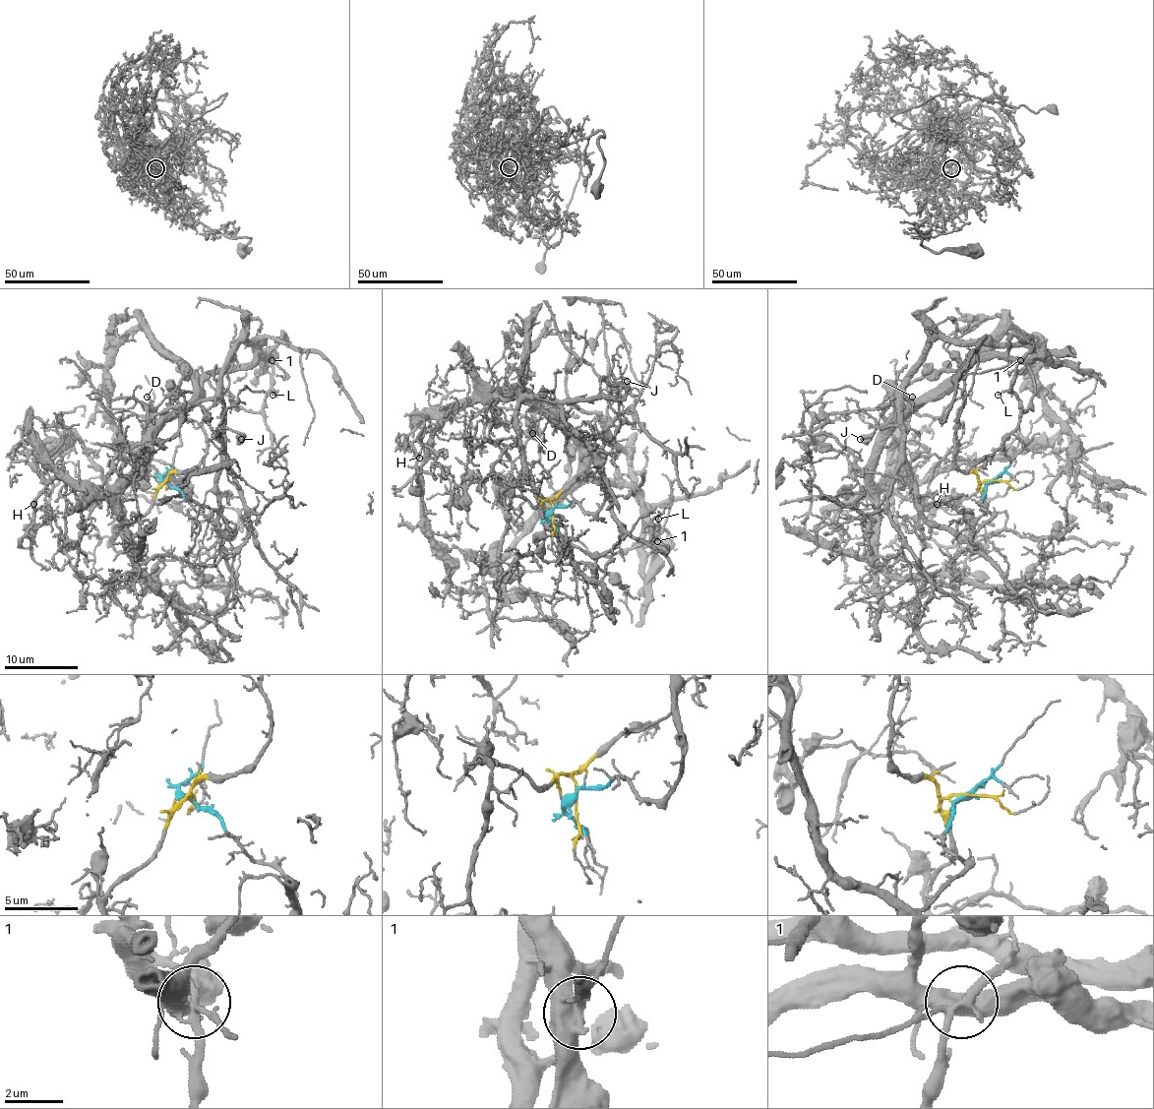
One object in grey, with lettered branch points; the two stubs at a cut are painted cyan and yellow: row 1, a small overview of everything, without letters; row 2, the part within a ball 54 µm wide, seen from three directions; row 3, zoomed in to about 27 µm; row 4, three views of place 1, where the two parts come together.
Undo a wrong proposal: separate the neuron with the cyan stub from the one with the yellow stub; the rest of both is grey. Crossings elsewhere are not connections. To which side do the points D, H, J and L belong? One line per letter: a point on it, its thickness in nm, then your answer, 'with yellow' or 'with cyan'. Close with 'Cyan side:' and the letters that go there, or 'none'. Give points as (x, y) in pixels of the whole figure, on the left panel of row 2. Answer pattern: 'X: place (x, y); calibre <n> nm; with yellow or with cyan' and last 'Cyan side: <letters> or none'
D: place (147, 397); calibre 170 nm; with cyan
H: place (33, 504); calibre 120 nm; with yellow
J: place (241, 439); calibre 700 nm; with cyan
L: place (273, 395); calibre 100 nm; with cyan
Cyan side: D, J, L

